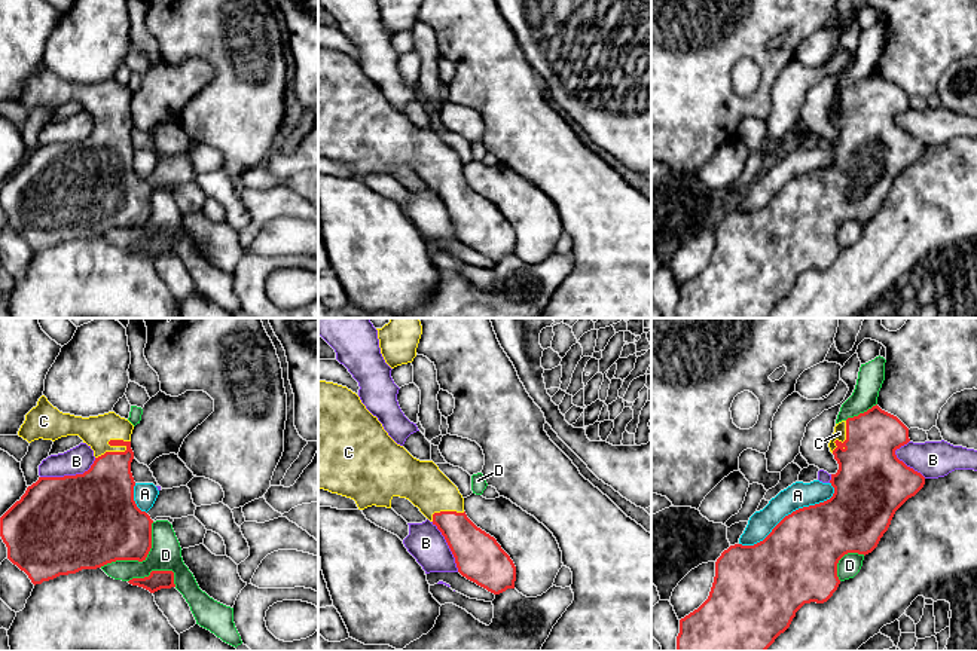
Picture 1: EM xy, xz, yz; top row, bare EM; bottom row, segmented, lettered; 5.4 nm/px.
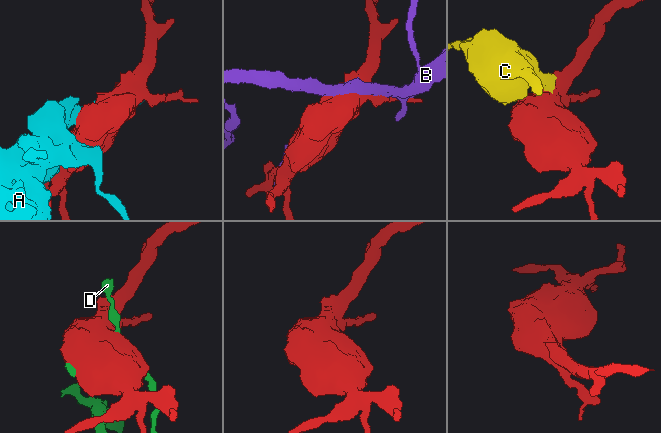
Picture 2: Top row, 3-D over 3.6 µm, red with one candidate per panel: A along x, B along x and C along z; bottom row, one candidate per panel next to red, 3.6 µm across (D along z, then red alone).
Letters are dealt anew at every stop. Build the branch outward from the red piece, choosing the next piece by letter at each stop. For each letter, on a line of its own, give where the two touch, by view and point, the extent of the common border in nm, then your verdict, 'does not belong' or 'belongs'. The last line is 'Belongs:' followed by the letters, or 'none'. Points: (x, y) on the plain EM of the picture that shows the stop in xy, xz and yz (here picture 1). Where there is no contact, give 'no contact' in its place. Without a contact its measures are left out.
A: meets red in yz at (788, 182); contact 600 nm long; does not belong
B: meets red in xy at (69, 143); contact 320 nm long; does not belong
C: meets red in xy at (122, 112); contact 220 nm long; belongs
D: meets red in xy at (140, 228); contact 380 nm long; does not belong
Belongs: C

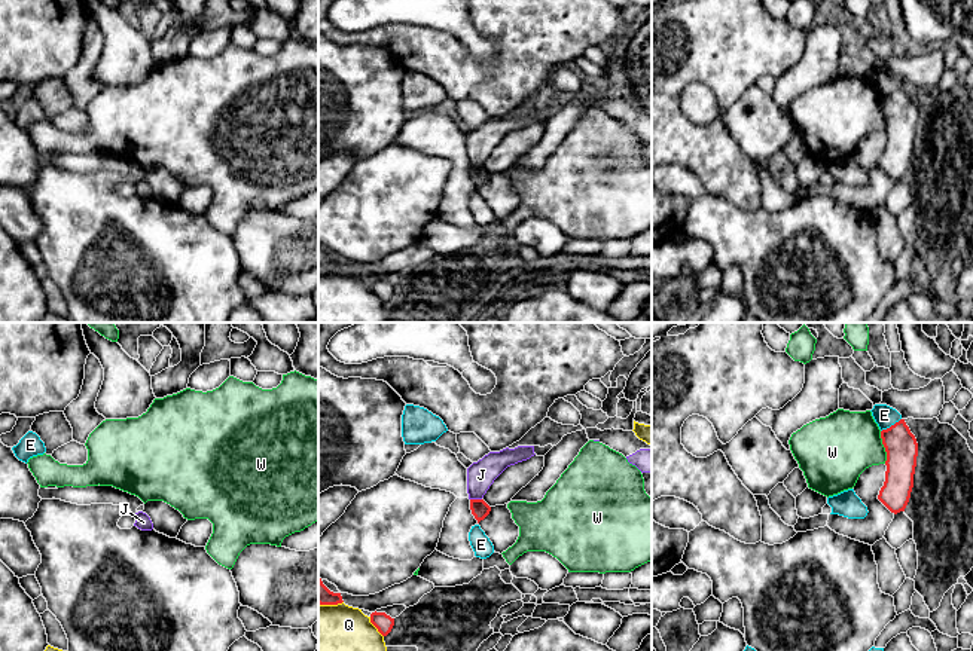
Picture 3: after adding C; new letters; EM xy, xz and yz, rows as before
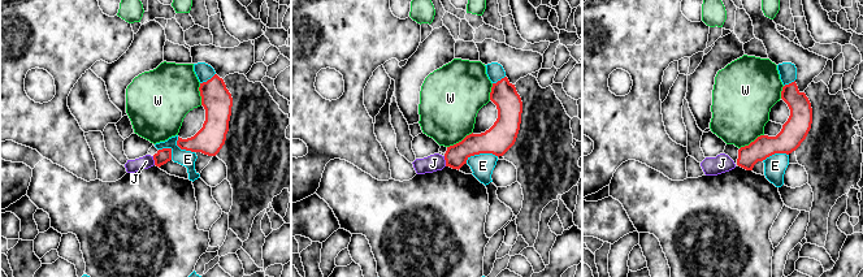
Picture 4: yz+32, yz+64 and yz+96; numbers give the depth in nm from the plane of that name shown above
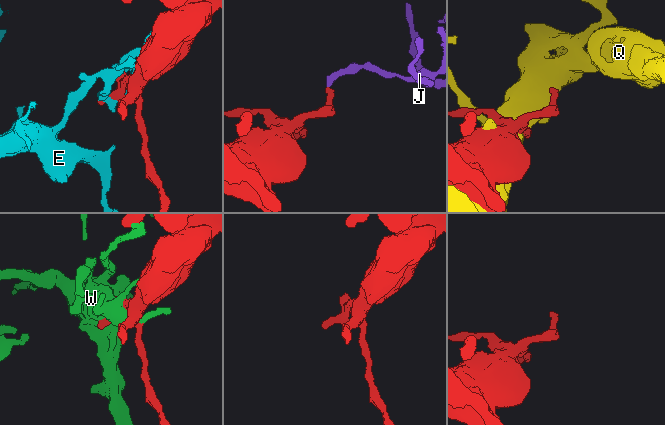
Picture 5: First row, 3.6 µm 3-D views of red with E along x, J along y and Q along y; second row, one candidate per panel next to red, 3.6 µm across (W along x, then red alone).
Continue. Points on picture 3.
E: meets red in yz at (891, 92); contact 130 nm long; does not belong
J: meets red in xz at (476, 167); contact 60 nm long; does not belong
Q: meets red in xz at (375, 293); contact 130 nm long; does not belong
W: meets red in yz at (884, 113); contact 180 nm long; does not belong
Belongs: none

